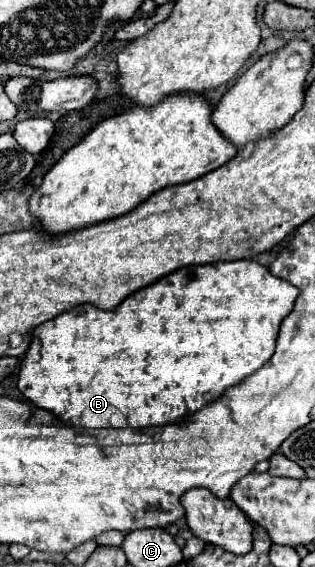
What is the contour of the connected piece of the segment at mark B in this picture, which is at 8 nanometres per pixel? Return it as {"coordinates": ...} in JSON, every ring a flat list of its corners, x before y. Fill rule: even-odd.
{"coordinates":[[247,259,247,261,217,261,217,263,207,263,207,265,181,267,173,273,157,279,155,283,131,293,131,297,123,299,111,311,101,311,101,309,95,309,93,305,79,305,73,311,57,315,55,319,45,321,43,325,35,327,31,345,25,353,25,359,21,361,17,389,35,407,43,407,43,409,51,411,53,415,63,419,63,423,71,423,71,427,86,429,131,427,143,429,151,427,151,425,175,423,185,413,195,413,201,407,209,405,211,401,219,399,225,389,229,389,231,385,241,383,245,377,253,375,257,369,261,369,271,359,271,355,275,351,279,325,281,325,283,317,293,309,297,295,299,295,299,291,295,287,291,287,291,283,285,283,285,281,273,277,267,271,267,267,263,267,263,265,259,265,257,261,251,261,251,259]]}

